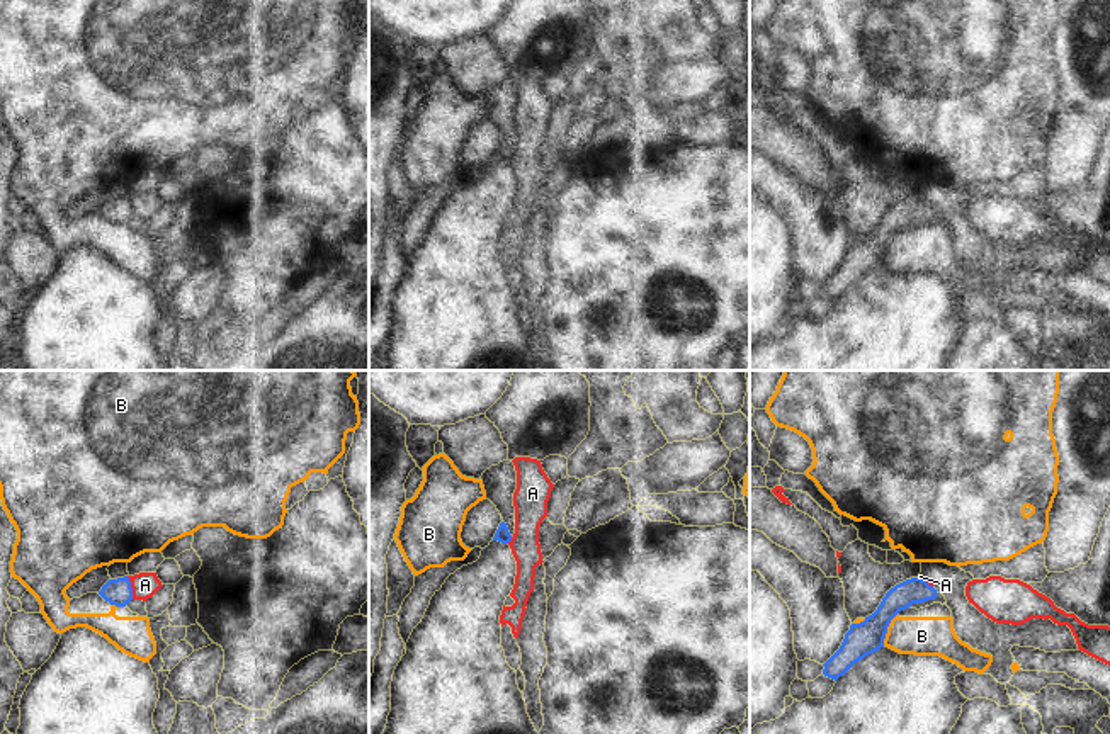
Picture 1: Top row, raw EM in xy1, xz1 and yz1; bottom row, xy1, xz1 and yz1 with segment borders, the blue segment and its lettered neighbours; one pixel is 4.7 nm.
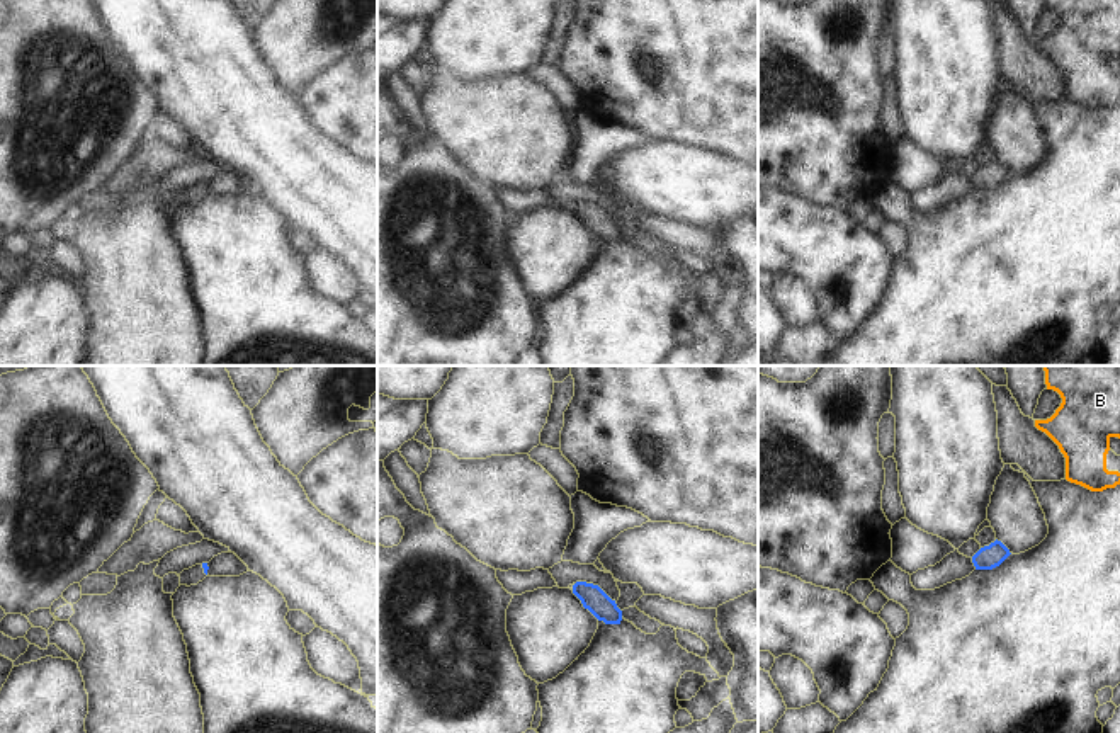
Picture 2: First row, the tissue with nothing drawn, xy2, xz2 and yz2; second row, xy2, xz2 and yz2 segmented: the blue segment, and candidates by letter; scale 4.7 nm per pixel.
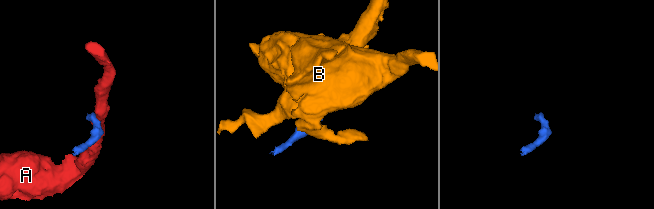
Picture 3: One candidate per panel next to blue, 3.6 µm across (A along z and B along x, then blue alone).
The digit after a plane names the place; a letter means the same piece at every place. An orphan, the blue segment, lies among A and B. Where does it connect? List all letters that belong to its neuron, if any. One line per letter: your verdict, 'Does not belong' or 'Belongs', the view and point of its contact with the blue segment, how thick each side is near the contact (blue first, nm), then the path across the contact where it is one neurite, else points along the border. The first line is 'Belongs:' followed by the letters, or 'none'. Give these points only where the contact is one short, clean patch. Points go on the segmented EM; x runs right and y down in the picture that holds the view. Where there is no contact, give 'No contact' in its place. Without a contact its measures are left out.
Belongs: none
A: Does not belong. Touches blue at xy1 (131, 588). Thickness 130 nm (blue) against 120 nm
B: Does not belong. Touches blue at yz1 (886, 629). Thickness 160 nm (blue) against 190 nm

